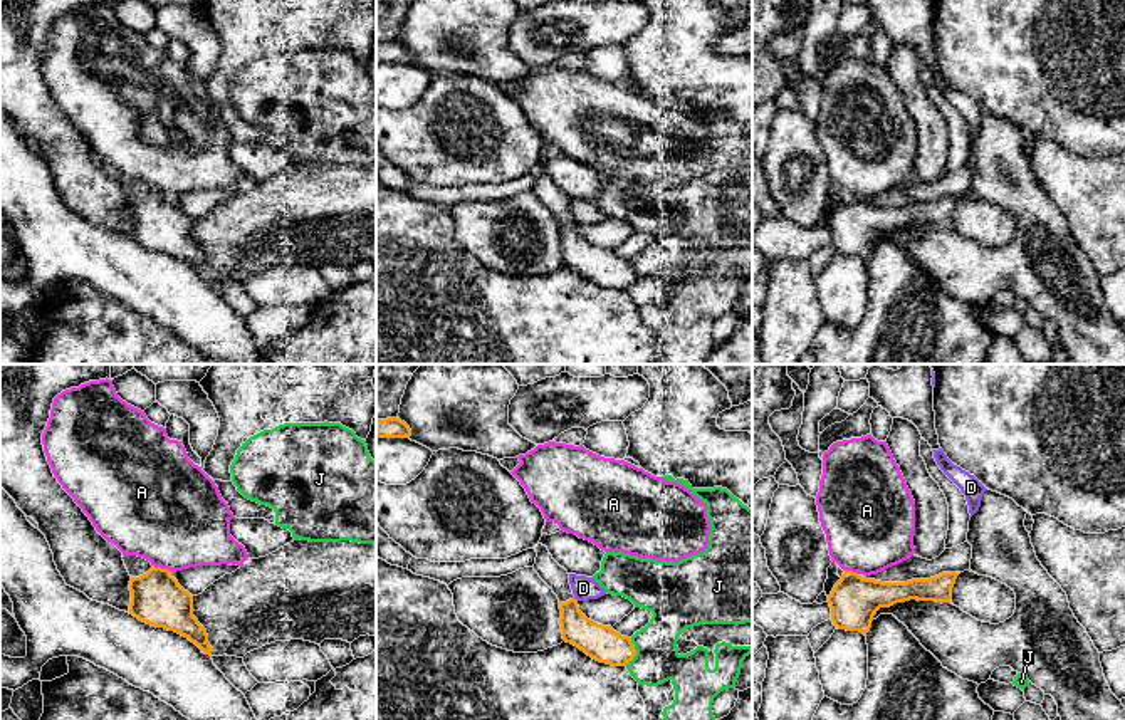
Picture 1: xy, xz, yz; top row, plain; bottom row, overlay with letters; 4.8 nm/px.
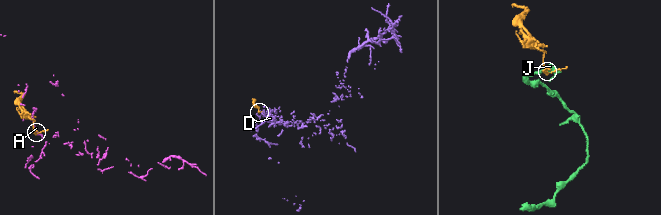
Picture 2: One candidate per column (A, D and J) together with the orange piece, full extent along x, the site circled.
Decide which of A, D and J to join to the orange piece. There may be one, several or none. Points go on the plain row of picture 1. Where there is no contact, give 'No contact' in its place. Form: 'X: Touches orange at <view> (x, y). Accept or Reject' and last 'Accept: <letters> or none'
A: Touches orange at xy (163, 193). Reject
D: Touches orange at xz (576, 224). Reject
J: Touches orange at xz (635, 276). Reject
Accept: none

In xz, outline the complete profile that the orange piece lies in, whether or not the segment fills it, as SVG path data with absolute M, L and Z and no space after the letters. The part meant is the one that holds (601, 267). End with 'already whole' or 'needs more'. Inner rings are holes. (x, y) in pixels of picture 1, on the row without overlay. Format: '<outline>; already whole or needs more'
M578 223L559 227L562 263L578 270L588 280L611 290L626 290L636 279L631 262L621 260L611 250L588 243Z; already whole

